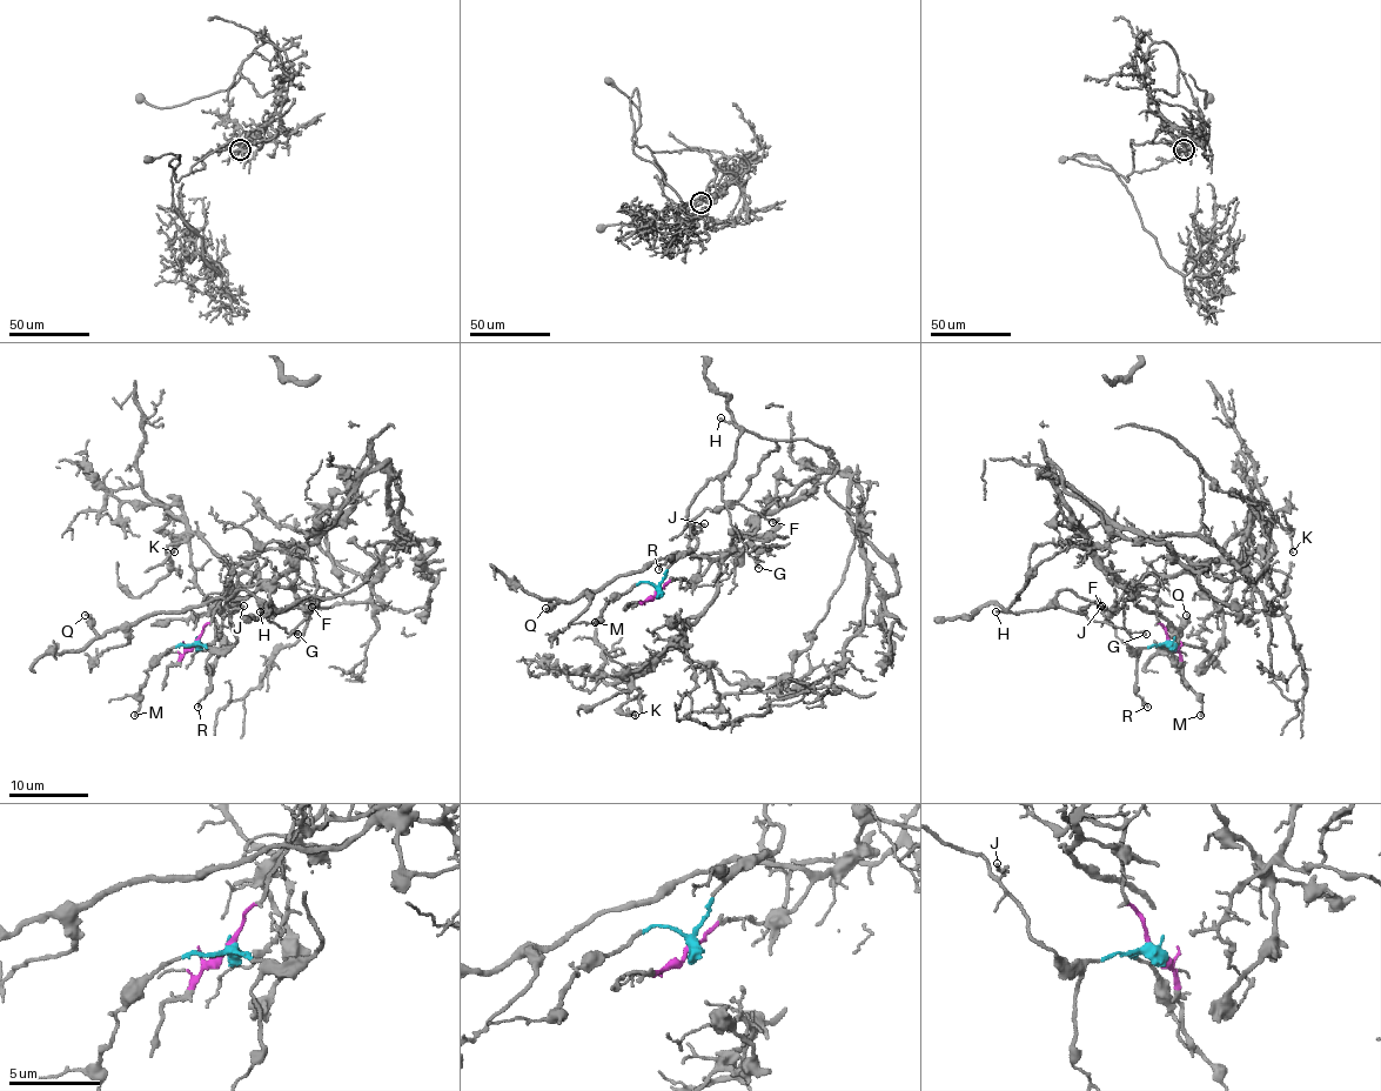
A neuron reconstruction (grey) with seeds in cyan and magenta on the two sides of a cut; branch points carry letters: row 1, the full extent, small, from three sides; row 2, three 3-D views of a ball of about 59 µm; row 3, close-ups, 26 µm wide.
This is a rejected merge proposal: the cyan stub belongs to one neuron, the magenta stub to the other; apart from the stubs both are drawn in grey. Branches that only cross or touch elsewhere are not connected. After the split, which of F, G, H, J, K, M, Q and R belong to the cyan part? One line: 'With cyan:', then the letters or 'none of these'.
With cyan: F, G, H, J, M, R

